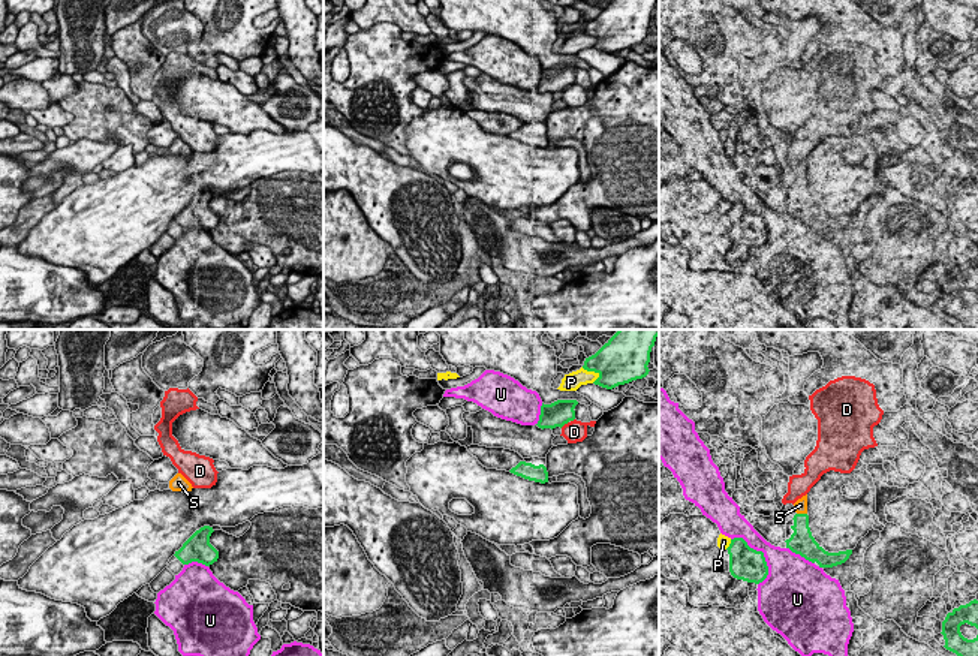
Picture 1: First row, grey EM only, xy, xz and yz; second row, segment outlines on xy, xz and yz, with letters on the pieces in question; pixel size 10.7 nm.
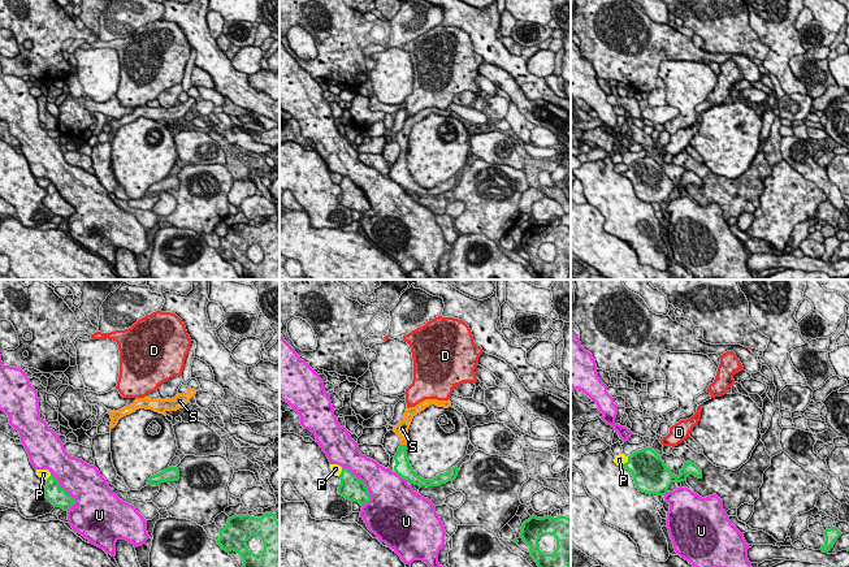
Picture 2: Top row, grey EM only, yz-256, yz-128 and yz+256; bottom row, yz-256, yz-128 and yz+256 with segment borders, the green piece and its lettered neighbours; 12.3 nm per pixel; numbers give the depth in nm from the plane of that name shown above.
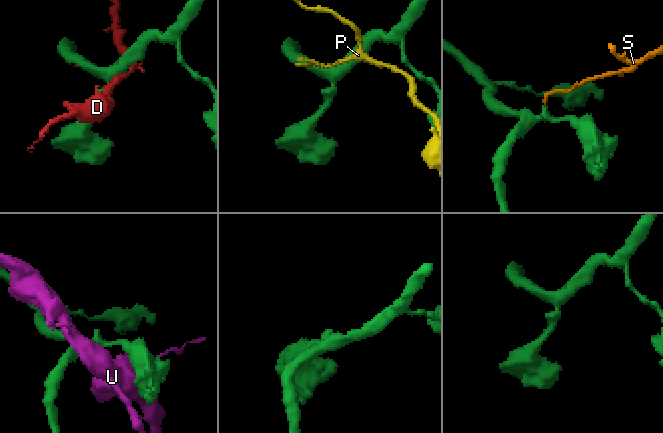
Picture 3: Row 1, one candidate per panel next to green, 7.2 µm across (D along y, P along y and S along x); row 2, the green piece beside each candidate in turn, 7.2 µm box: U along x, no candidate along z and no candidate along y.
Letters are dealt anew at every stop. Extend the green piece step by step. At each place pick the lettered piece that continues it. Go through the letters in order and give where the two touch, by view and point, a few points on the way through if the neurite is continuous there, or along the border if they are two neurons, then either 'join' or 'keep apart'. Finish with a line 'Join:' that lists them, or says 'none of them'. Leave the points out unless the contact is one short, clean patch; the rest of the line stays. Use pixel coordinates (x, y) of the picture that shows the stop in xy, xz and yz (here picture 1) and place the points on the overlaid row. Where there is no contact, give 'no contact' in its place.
D: meets green in xz at (563, 424); keep apart
P: meets green in xz at (590, 370); keep apart
S: meets green in yz at (802, 514); join
U: meets green in yz at (763, 553); keep apart
Join: S

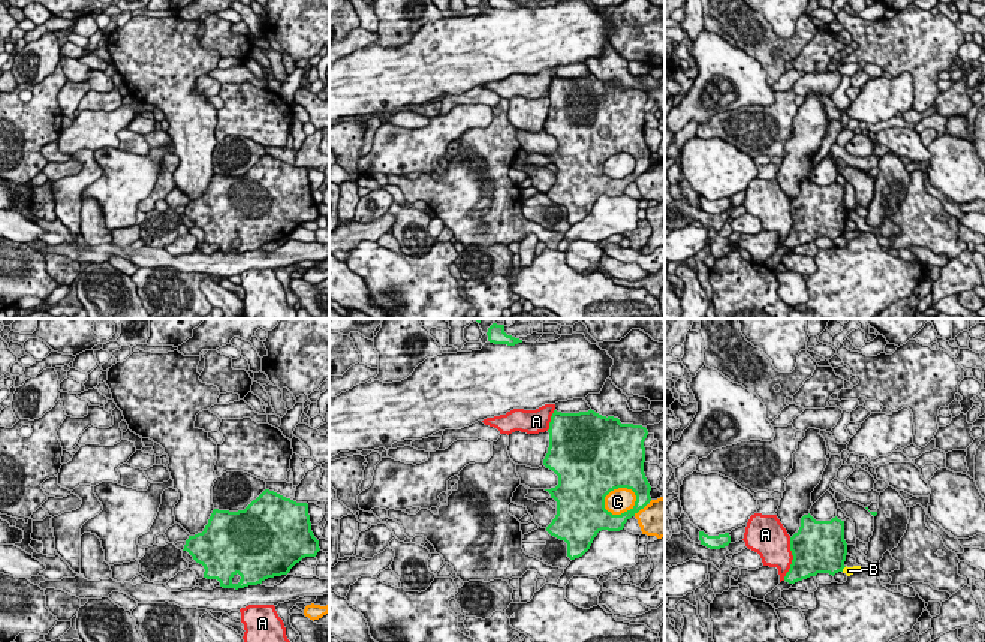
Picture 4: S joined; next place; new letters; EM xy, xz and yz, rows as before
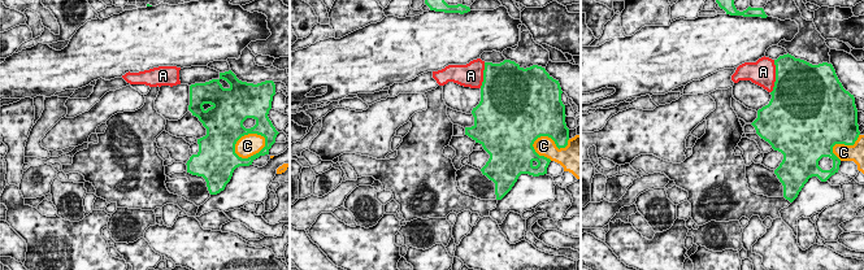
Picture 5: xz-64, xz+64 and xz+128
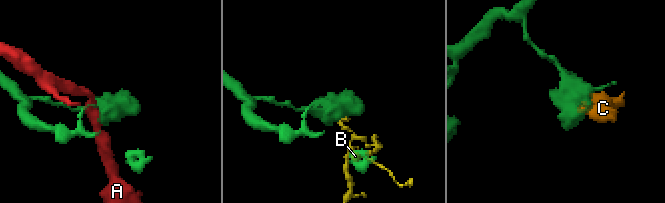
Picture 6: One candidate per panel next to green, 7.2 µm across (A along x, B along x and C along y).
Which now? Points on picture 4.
A: meets green in yz at (794, 558); keep apart
B: meets green in yz at (843, 567); border along yz (846, 566), (842, 570); keep apart
C: meets green in xz at (624, 512); keep apart
Join: none of them

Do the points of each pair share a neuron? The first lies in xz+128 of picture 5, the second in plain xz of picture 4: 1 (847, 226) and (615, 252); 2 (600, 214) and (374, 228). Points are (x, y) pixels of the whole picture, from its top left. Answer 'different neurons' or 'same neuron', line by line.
1: same neuron
2: same neuron

